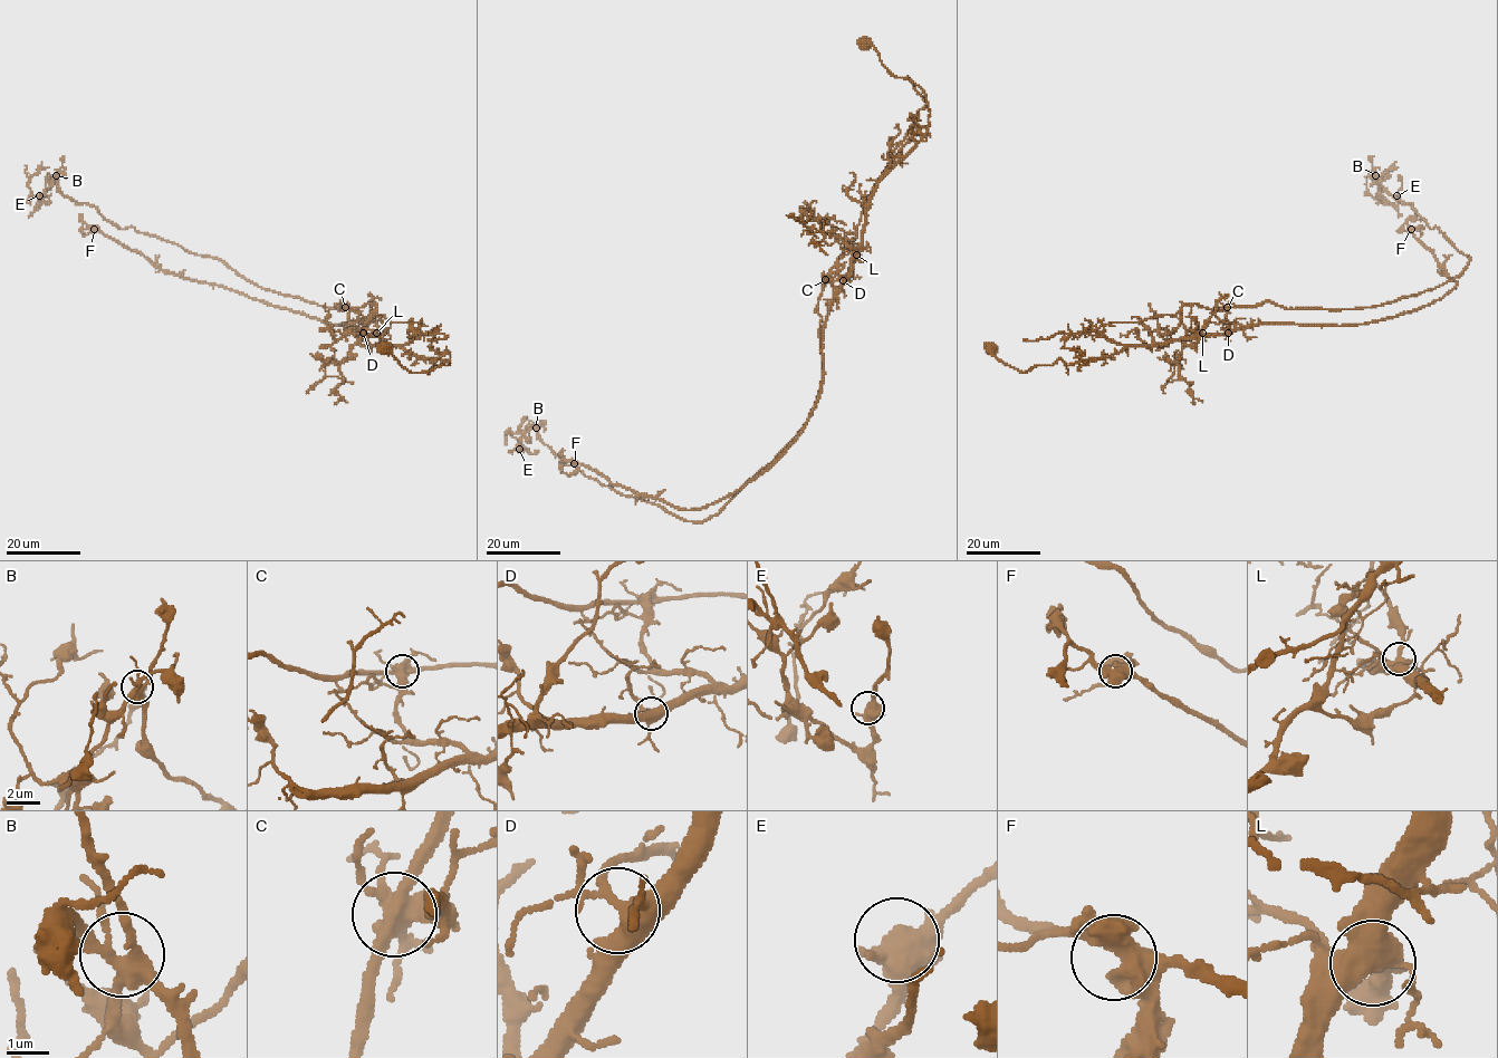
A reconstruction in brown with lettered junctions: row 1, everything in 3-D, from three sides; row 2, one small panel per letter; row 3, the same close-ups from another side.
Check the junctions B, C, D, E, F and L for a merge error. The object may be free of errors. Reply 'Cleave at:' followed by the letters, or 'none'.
Cleave at: C

